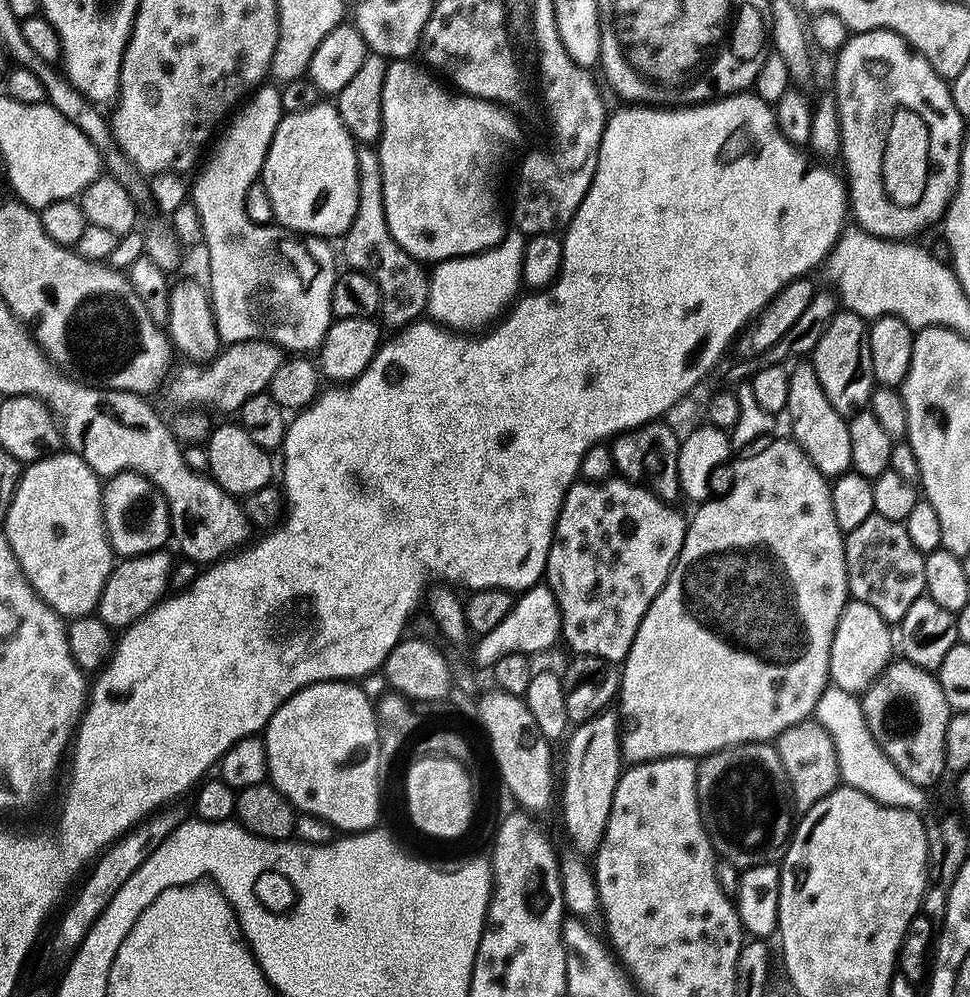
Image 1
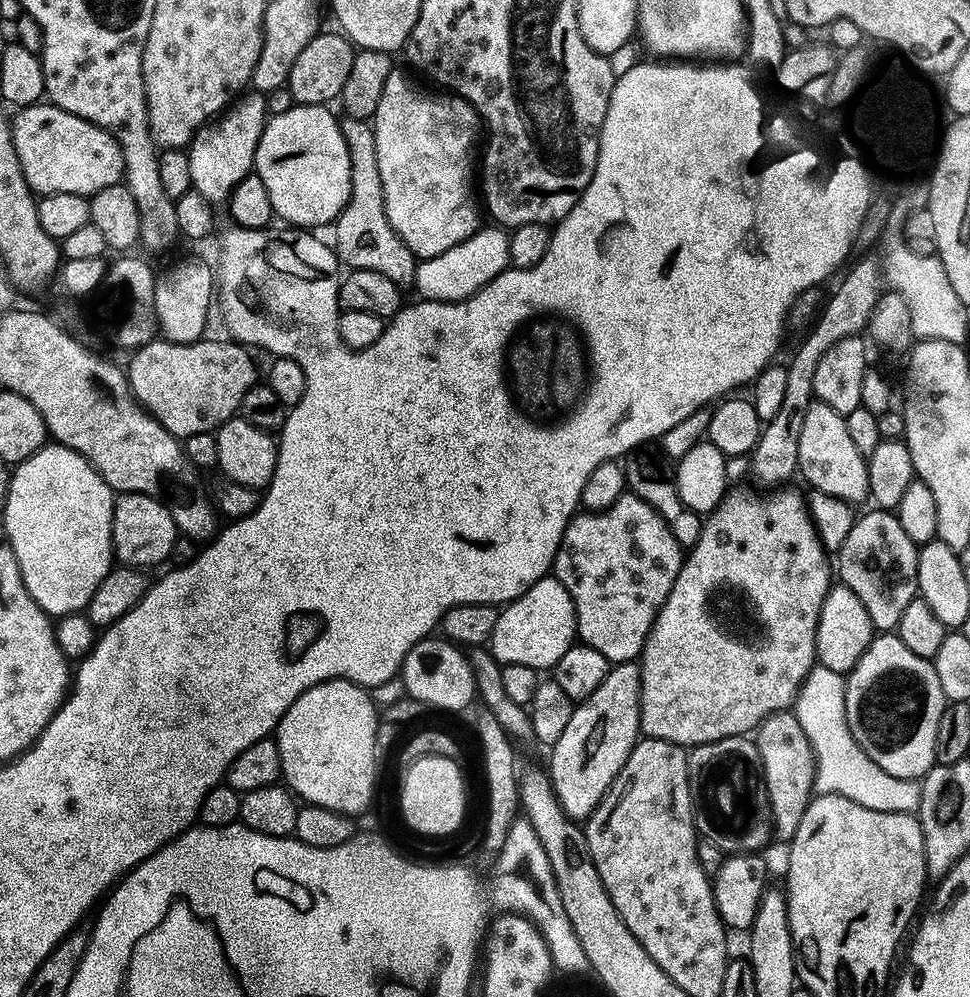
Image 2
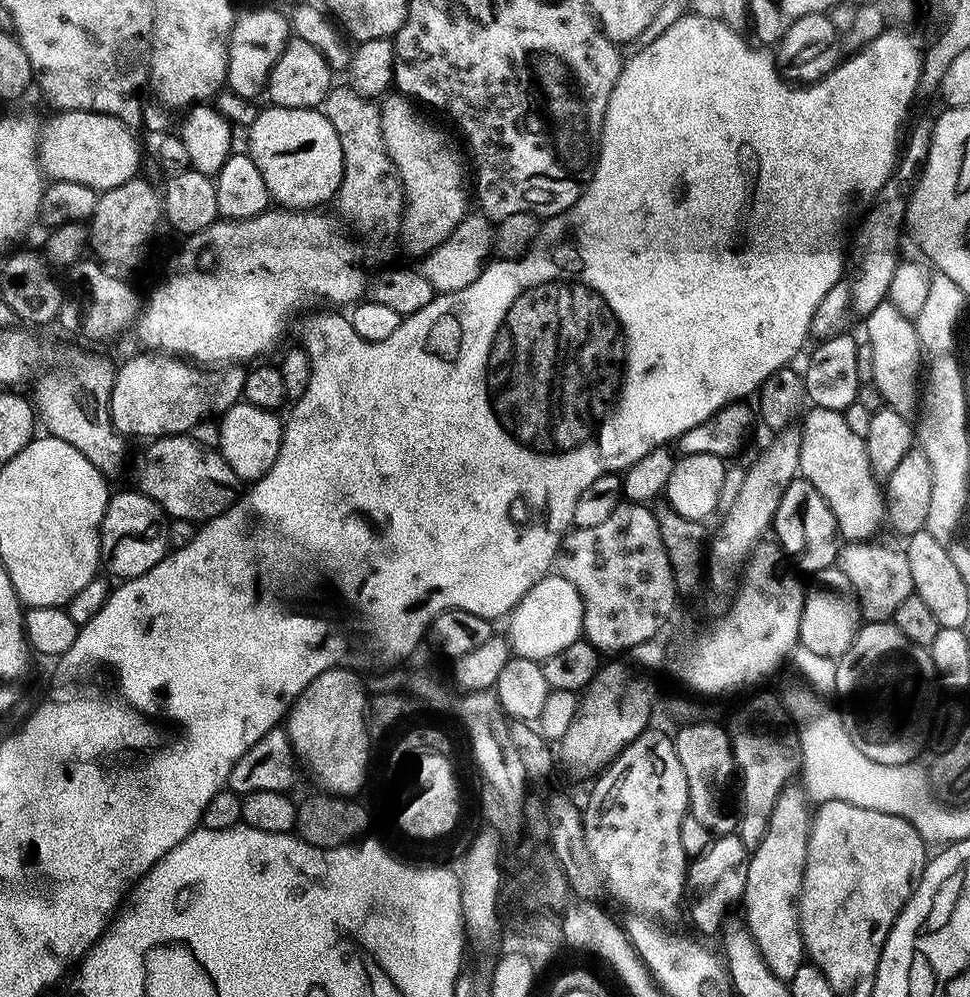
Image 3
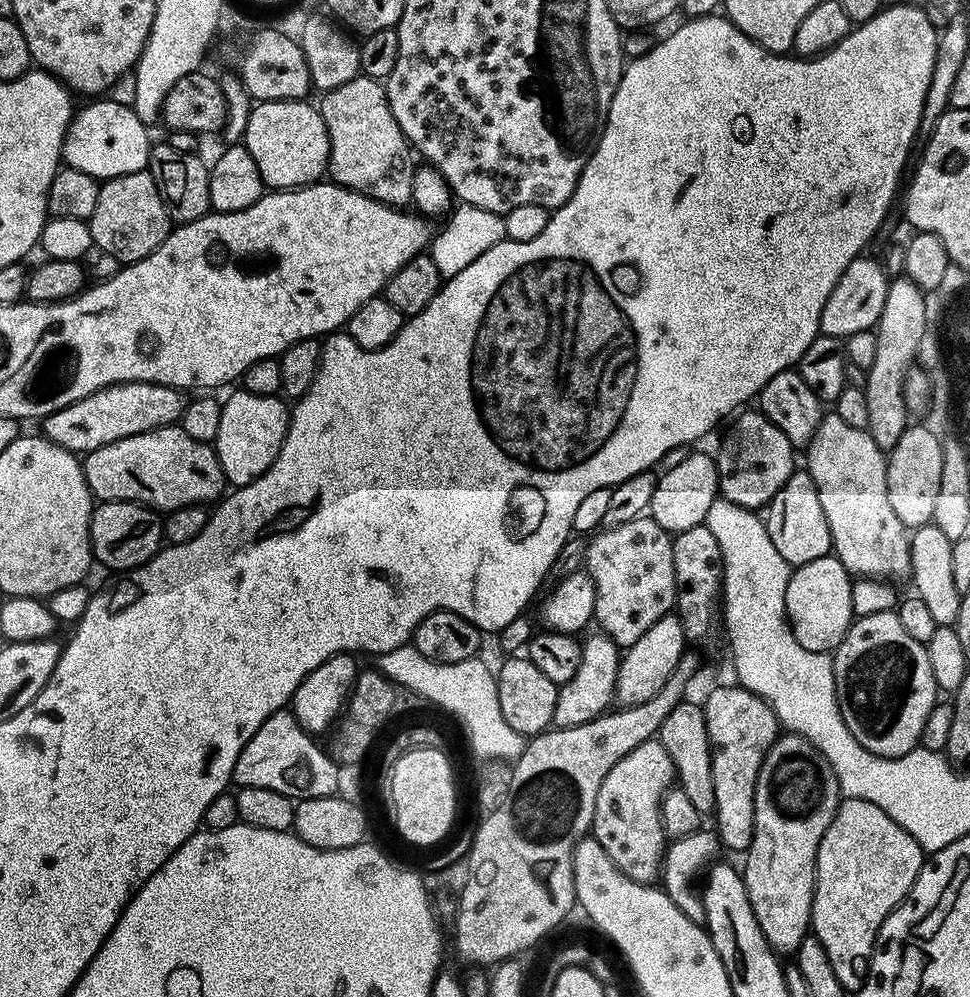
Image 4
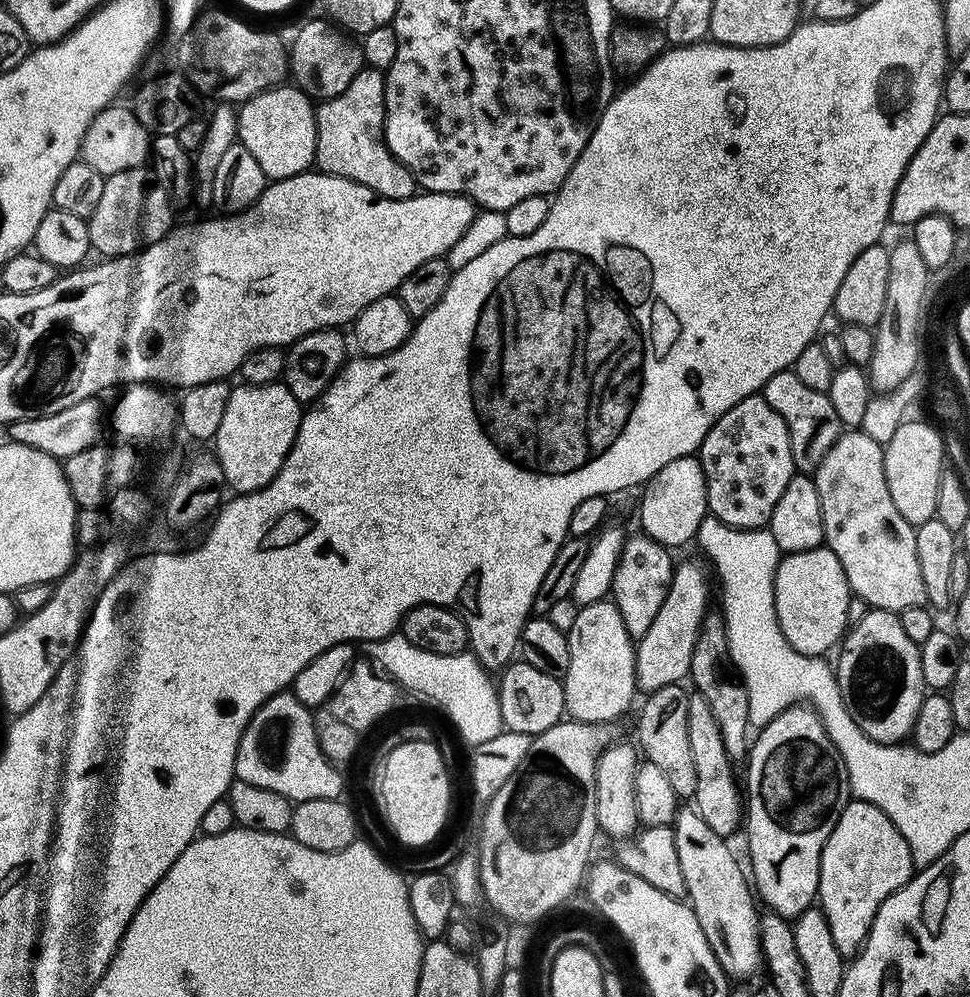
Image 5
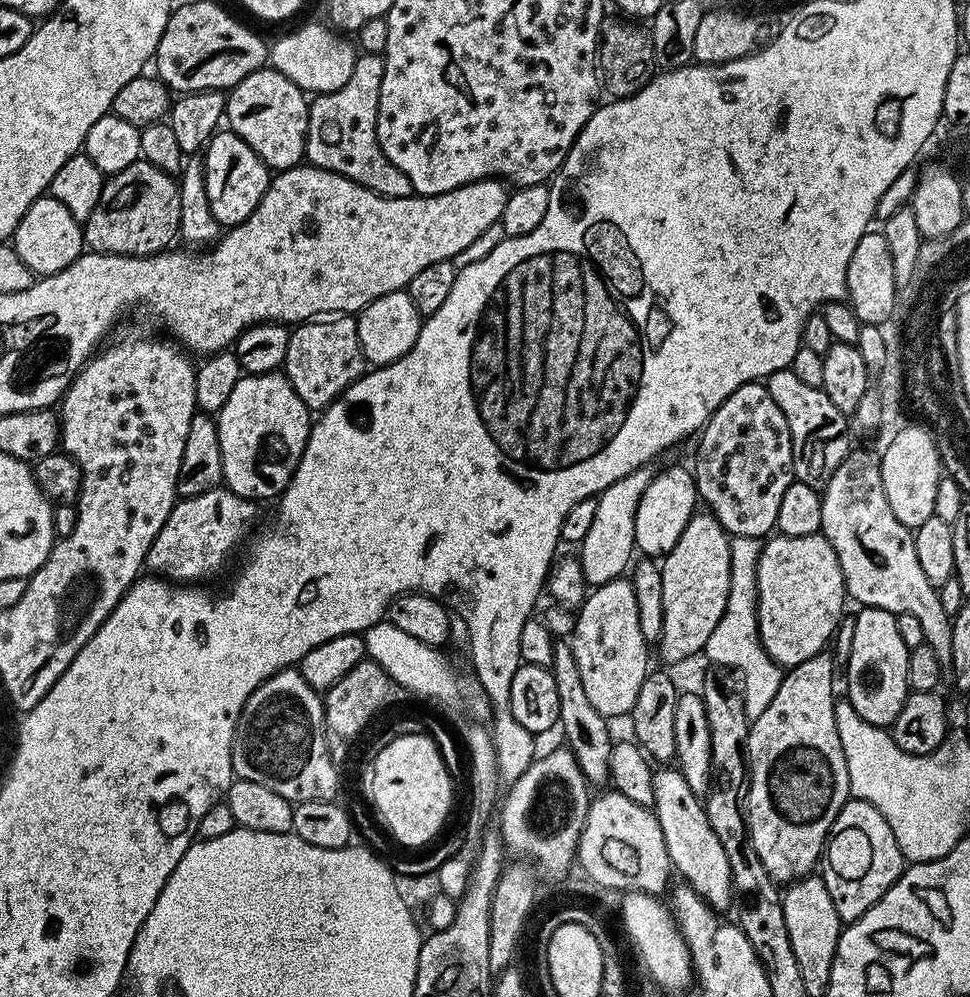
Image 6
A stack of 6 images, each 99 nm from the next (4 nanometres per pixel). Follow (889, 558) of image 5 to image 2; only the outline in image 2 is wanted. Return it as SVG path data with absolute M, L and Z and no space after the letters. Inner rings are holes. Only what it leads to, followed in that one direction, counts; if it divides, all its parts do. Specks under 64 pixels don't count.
M813 402L806 410L805 422L802 423L802 434L798 443L799 475L804 475L804 480L809 484L809 489L830 494L834 498L842 498L846 503L859 506L863 500L869 499L868 494L868 462L865 456L854 446L849 432L846 430L846 422L840 413L830 406L819 402Z

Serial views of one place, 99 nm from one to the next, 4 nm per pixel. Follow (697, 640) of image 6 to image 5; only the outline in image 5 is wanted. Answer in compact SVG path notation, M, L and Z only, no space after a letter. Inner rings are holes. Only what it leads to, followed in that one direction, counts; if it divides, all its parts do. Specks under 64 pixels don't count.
M688 560L685 564L675 565L672 581L666 594L666 602L662 602L662 610L658 610L658 618L650 625L650 630L635 645L636 650L636 686L641 693L647 694L658 690L662 686L677 683L690 670L690 654L694 654L694 642L700 633L705 612L709 611L708 604L708 576L704 568L694 561Z

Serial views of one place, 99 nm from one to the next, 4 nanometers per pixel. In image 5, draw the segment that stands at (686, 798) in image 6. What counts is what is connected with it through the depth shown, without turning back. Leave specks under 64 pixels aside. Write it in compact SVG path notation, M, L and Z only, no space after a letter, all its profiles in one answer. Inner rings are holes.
M691 807L677 811L674 831L682 885L688 891L686 900L698 918L698 926L702 926L702 934L706 934L706 942L710 942L710 950L714 950L718 962L733 981L750 979L762 968L761 913L756 912L758 904L745 869L744 872L740 869L735 854L728 849L729 841L714 834Z

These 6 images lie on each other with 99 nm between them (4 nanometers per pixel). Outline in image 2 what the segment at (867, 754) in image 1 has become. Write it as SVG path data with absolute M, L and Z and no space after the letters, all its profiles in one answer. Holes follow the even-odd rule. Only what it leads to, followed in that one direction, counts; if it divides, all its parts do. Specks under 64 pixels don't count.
M816 666L809 672L796 696L796 717L798 722L802 722L802 730L806 730L806 738L810 738L810 746L816 755L815 791L820 794L845 796L870 810L915 813L920 807L919 783L886 774L886 770L875 764L864 753L862 746L854 742L844 713L844 682L845 677L841 673Z

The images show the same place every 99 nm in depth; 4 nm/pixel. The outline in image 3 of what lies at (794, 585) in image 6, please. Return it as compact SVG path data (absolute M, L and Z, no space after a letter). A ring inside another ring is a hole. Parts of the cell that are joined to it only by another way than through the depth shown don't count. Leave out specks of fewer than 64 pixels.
M839 566L827 568L825 572L819 573L818 580L824 588L816 588L813 592L811 589L804 597L799 647L805 652L839 658L846 654L846 650L850 650L861 627L862 617L856 598L849 591L846 574Z

